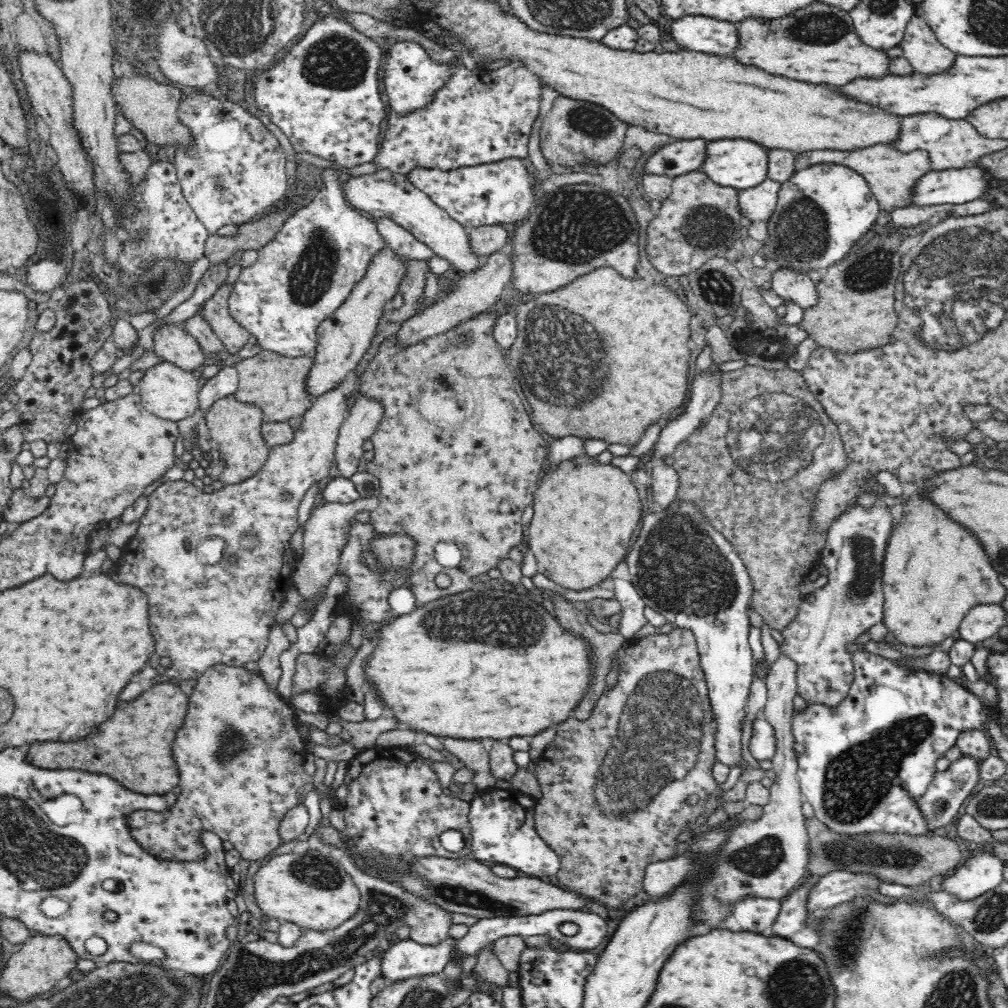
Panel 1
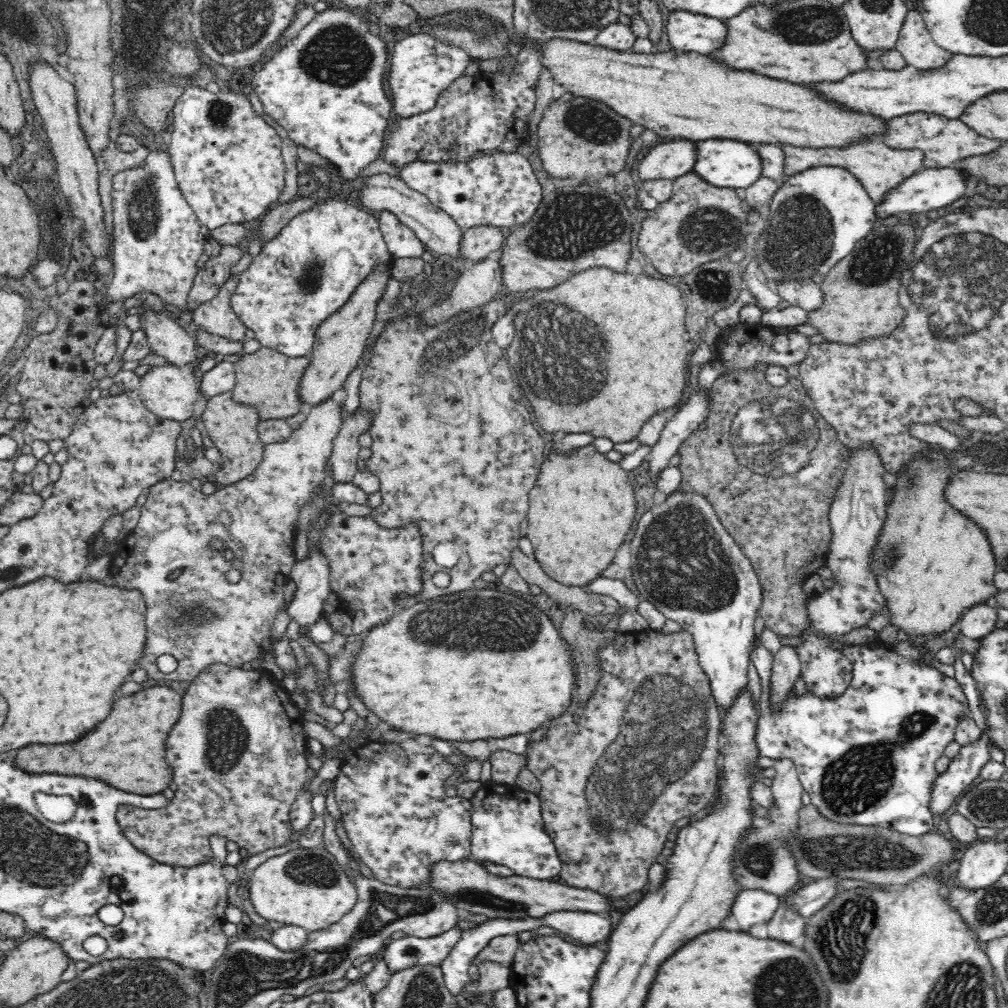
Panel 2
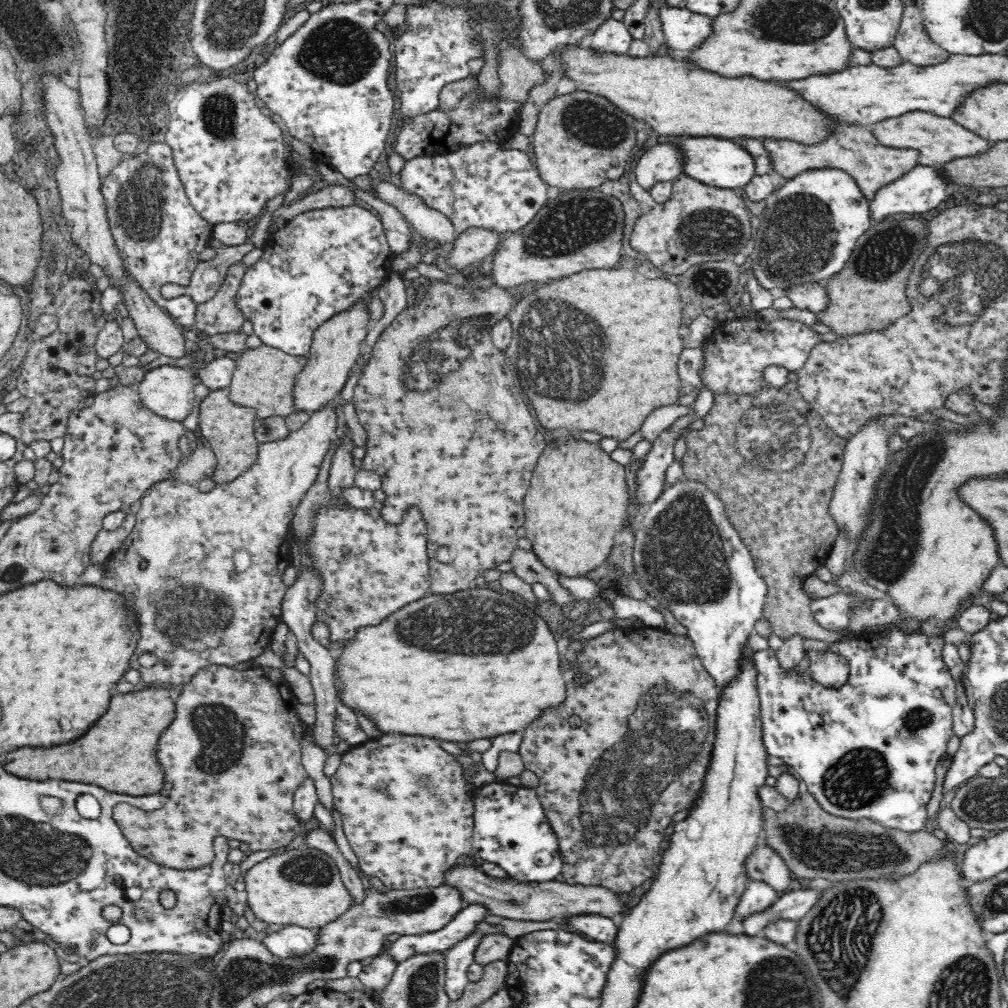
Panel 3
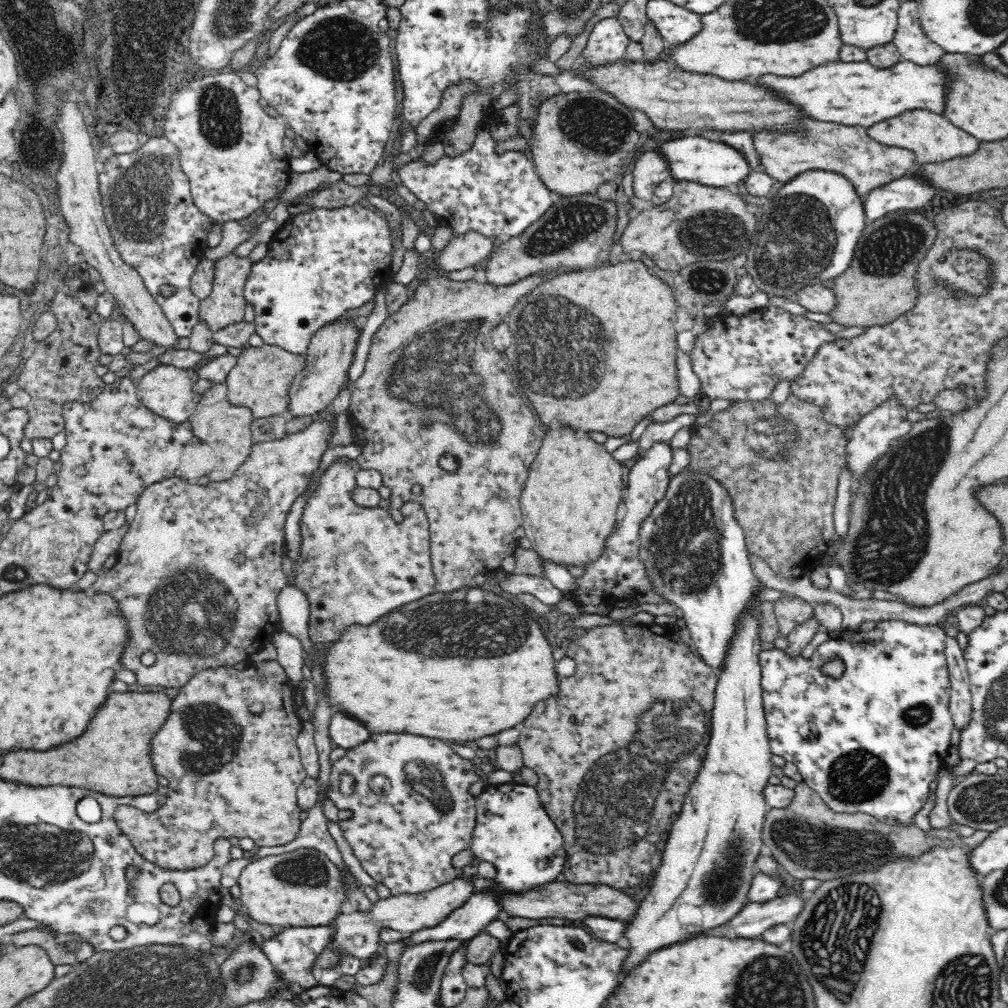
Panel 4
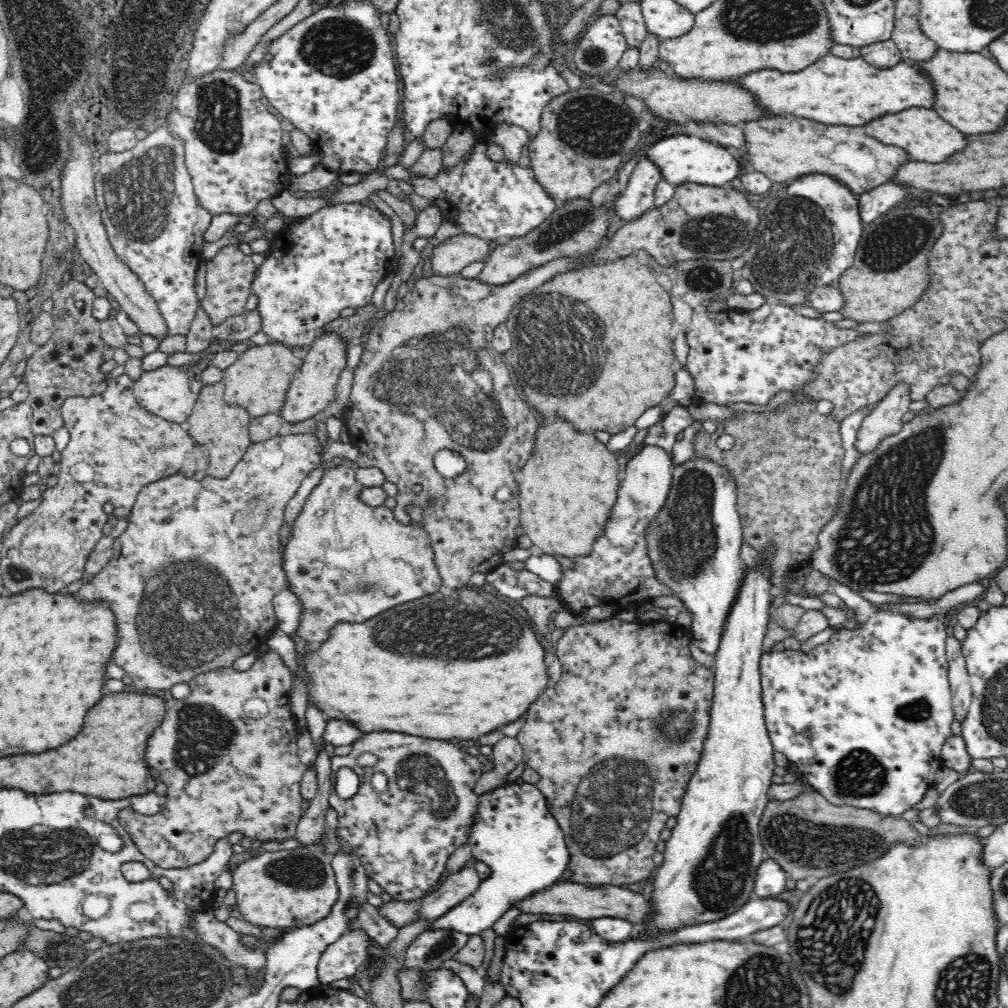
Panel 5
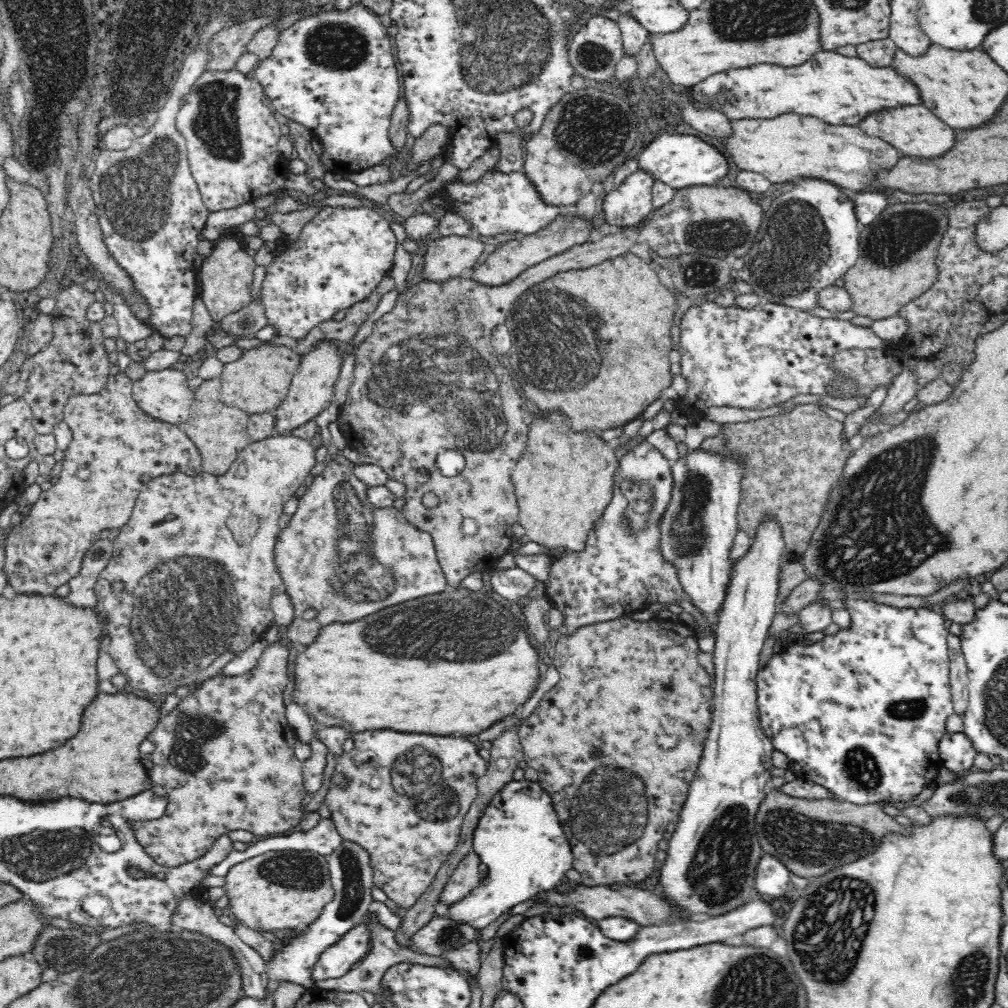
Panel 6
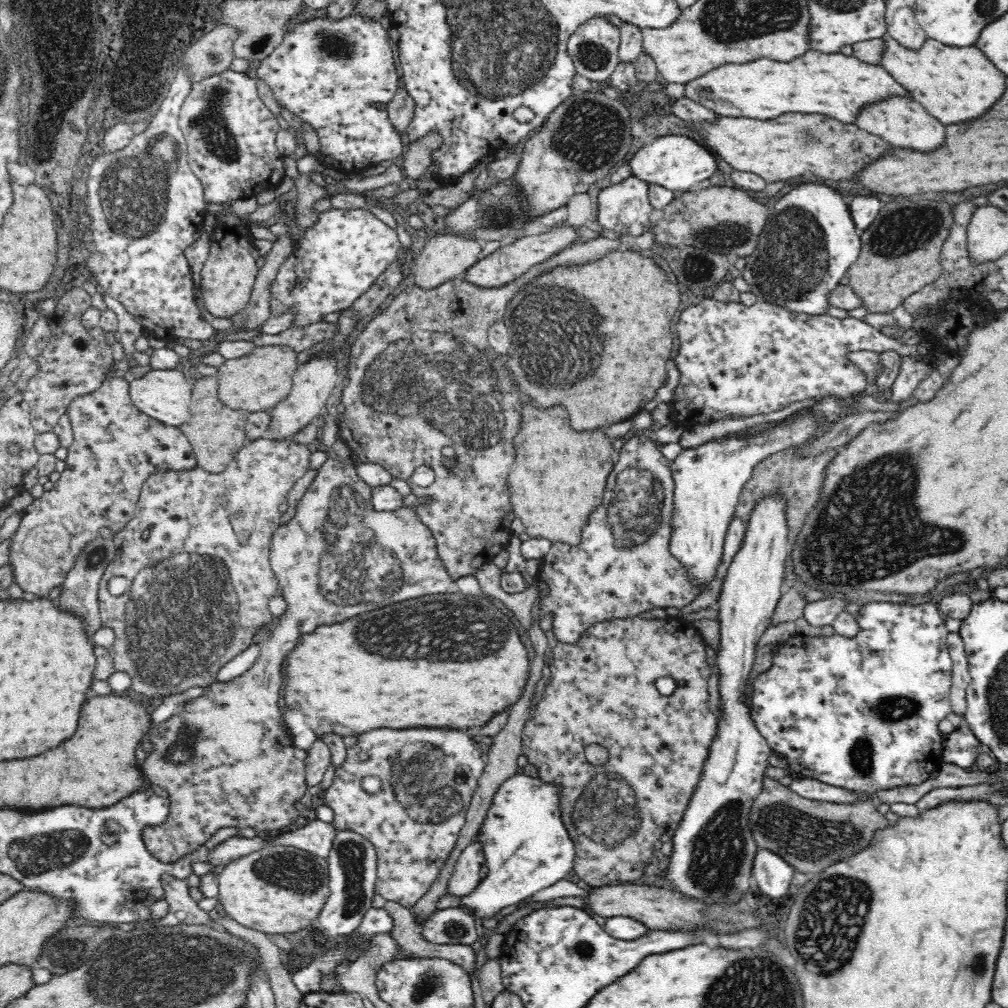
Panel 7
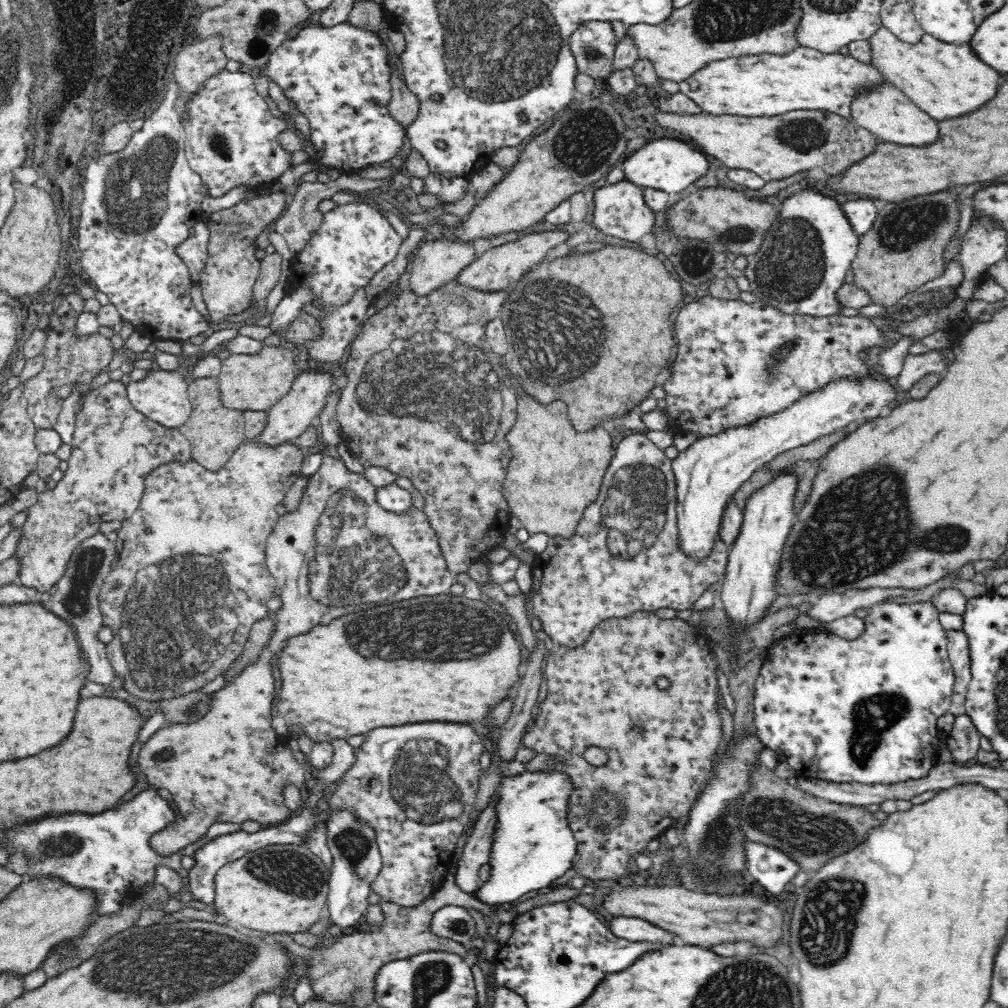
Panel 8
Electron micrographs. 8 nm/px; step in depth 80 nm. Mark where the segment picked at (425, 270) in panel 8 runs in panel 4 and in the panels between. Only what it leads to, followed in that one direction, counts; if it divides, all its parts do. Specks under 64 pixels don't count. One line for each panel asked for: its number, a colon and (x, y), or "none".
4: (462, 251)
5: (452, 255)
6: (447, 257)
7: (444, 257)

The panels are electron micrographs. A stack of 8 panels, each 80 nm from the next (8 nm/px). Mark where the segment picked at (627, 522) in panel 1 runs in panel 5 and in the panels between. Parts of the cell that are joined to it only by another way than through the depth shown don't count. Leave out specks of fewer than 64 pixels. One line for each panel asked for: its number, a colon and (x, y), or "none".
2: (581, 506)
3: (577, 499)
4: (569, 503)
5: (568, 485)

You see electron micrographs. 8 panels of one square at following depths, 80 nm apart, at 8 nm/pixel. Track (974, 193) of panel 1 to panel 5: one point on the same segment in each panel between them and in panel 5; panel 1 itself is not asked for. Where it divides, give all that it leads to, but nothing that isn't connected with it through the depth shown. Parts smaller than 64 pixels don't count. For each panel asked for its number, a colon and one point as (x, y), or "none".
2: (927, 189)
3: (922, 188)
4: (907, 193)
5: (872, 204)

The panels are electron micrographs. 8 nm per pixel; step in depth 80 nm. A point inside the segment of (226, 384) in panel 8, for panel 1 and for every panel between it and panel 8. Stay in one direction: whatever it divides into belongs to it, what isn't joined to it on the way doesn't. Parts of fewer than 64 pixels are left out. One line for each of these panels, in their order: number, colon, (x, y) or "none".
1: (276, 384)
2: (266, 379)
3: (263, 378)
4: (260, 379)
5: (258, 381)
6: (257, 382)
7: (258, 381)

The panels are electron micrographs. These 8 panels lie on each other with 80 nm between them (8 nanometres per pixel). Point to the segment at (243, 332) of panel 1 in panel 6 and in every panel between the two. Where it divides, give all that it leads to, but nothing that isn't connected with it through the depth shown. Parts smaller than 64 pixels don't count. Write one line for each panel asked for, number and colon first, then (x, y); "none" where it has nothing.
2: (216, 316)
3: (220, 314)
4: (225, 304)
5: (228, 276)
6: (225, 281)

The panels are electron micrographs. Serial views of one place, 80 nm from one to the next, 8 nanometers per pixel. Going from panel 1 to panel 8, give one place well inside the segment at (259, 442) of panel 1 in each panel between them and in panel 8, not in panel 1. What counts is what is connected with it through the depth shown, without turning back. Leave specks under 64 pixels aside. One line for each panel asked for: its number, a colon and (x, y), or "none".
2: (232, 427)
3: (227, 427)
4: (225, 428)
5: (224, 429)
6: (219, 432)
7: (216, 432)
8: (214, 432)

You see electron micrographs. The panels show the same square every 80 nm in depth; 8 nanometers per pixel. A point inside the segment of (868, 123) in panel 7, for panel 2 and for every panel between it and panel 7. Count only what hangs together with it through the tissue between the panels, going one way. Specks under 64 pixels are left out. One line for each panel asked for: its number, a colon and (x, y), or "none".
2: (943, 142)
3: (937, 140)
4: (932, 139)
5: (924, 136)
6: (912, 129)

